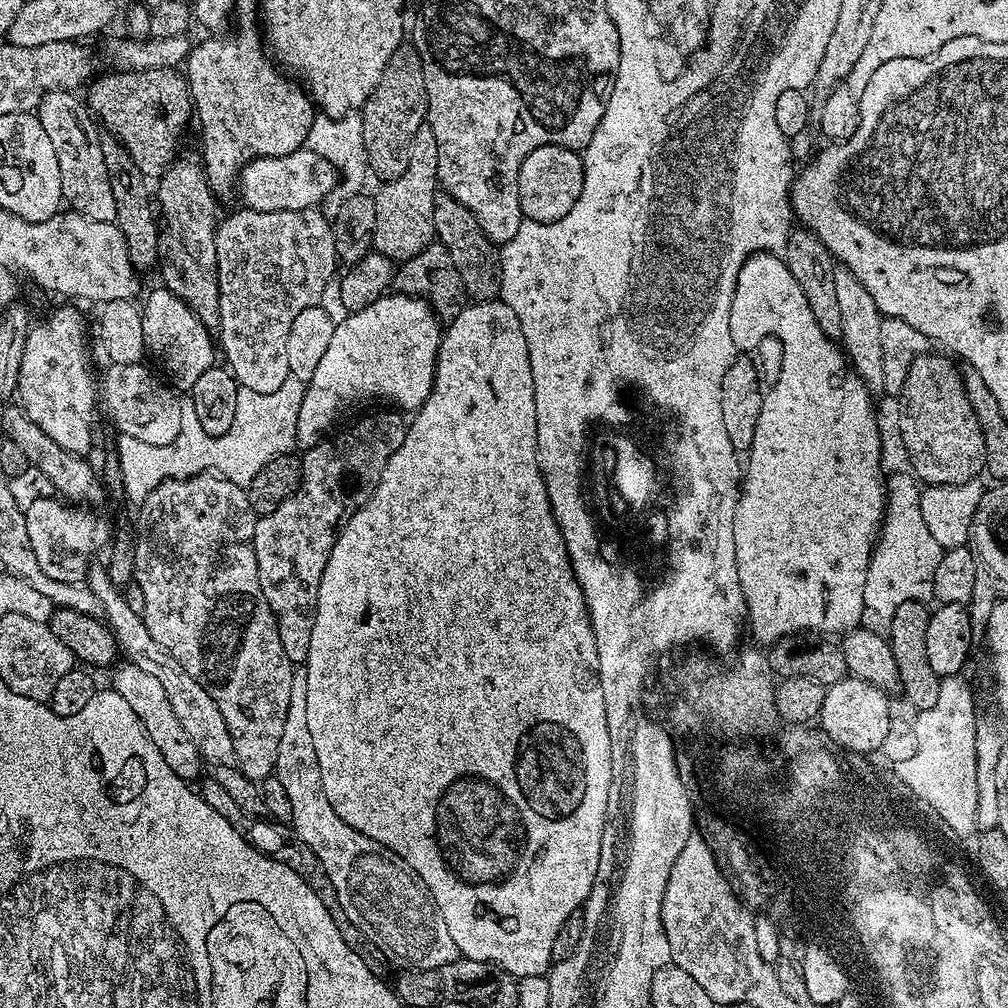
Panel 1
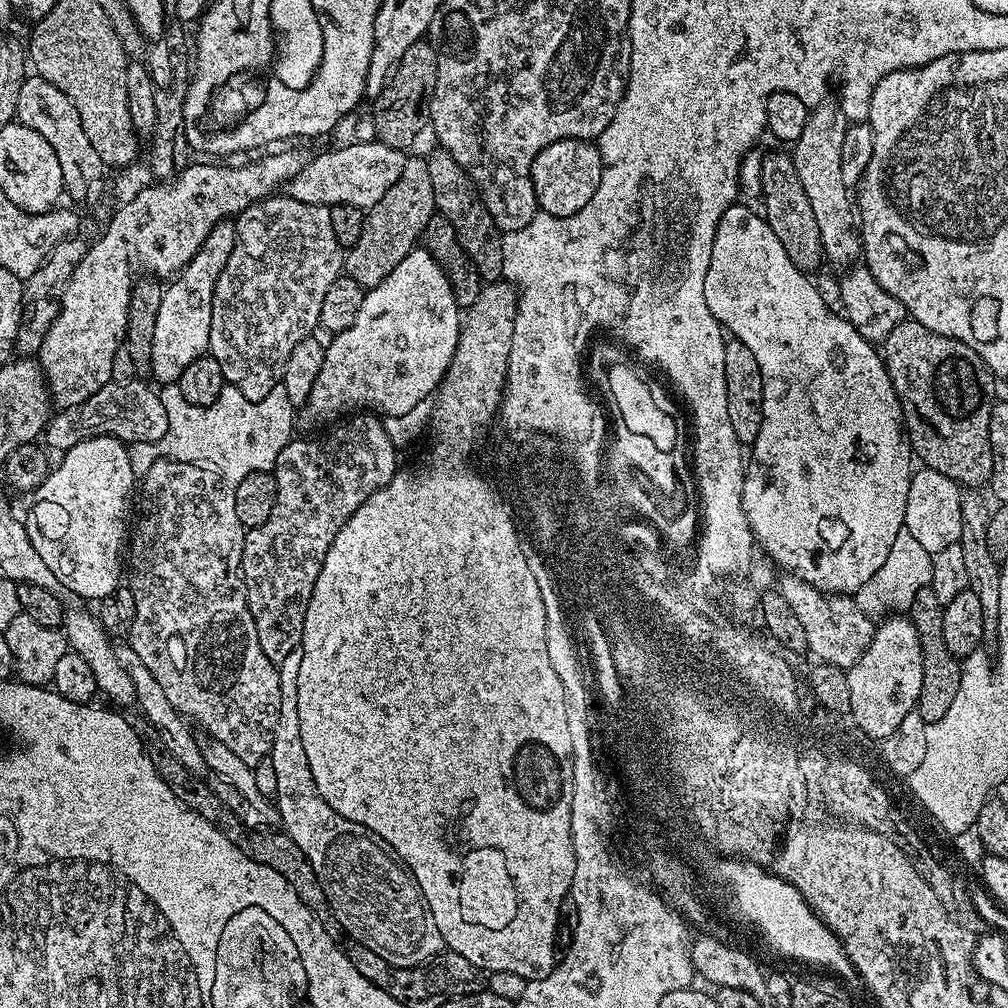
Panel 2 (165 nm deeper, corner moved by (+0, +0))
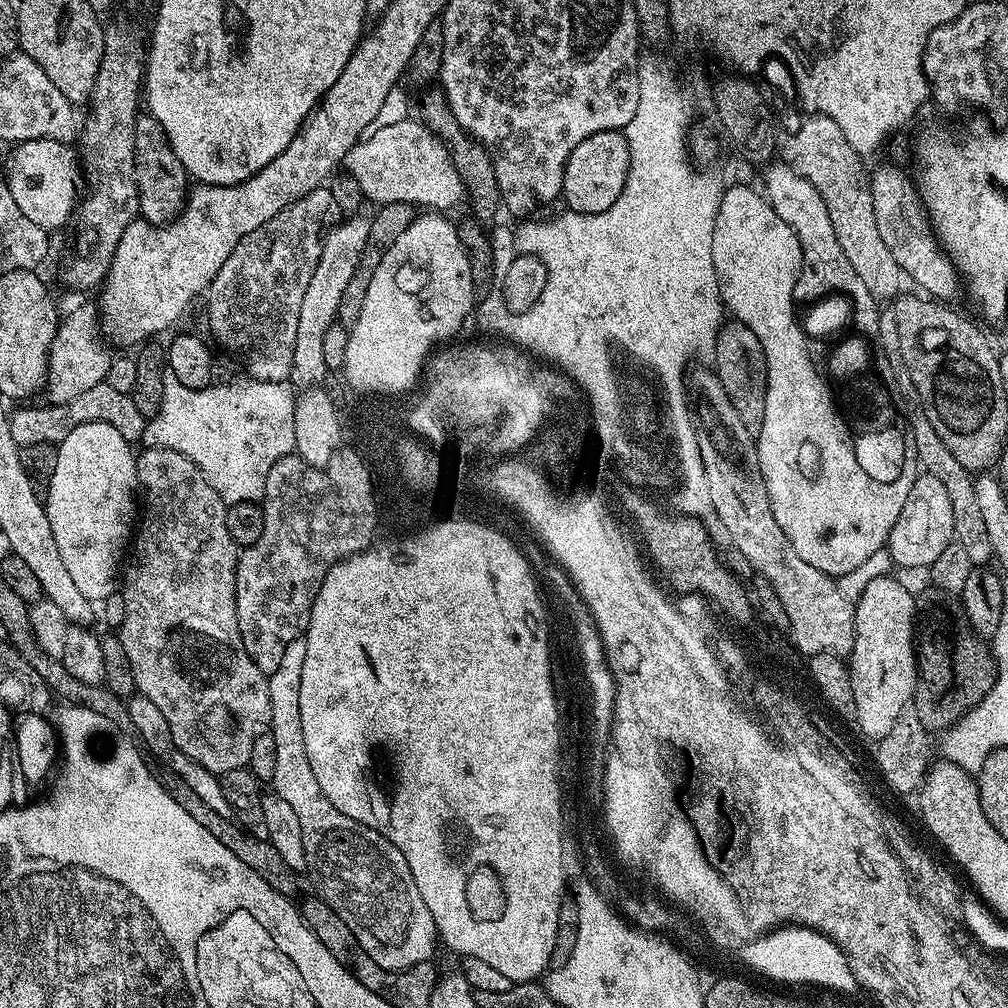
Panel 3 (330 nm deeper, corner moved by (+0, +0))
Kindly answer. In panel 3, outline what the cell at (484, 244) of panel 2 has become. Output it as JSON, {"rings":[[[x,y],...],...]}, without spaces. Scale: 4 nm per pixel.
{"rings":[[[428,86],[421,92],[424,93],[420,96],[420,113],[418,113],[418,119],[420,123],[425,124],[444,143],[446,150],[452,153],[454,170],[458,170],[458,174],[464,183],[467,199],[469,201],[472,199],[472,208],[477,212],[473,213],[477,217],[484,218],[484,215],[495,204],[498,204],[500,200],[500,188],[496,184],[492,156],[465,130],[458,122],[458,118],[454,118],[454,110],[450,110],[450,102],[446,98],[443,88]]]}

